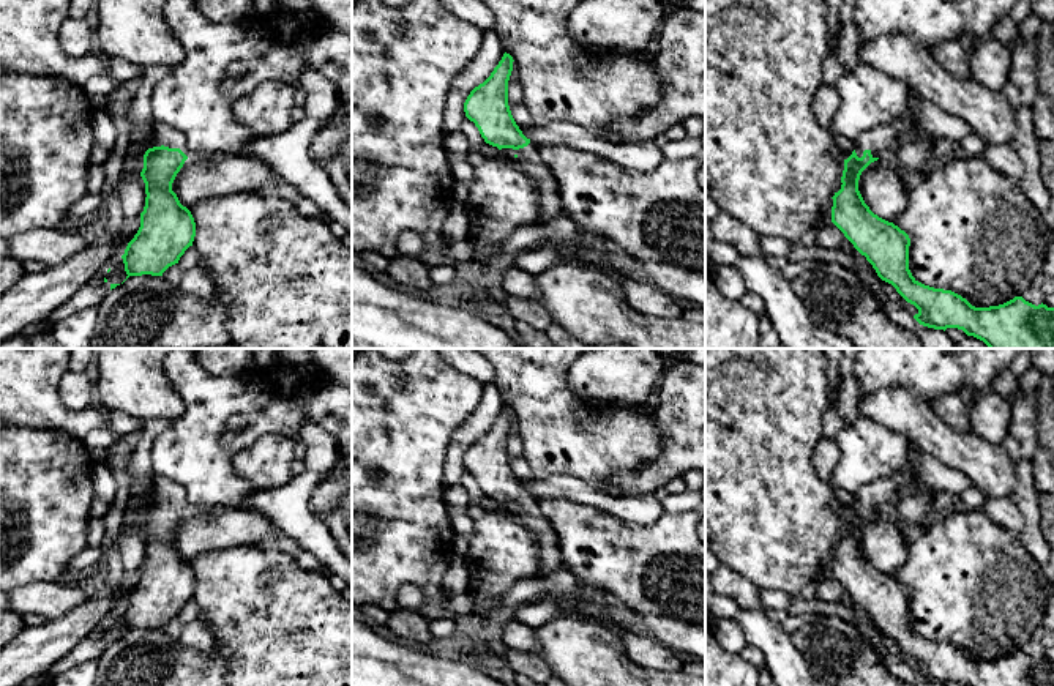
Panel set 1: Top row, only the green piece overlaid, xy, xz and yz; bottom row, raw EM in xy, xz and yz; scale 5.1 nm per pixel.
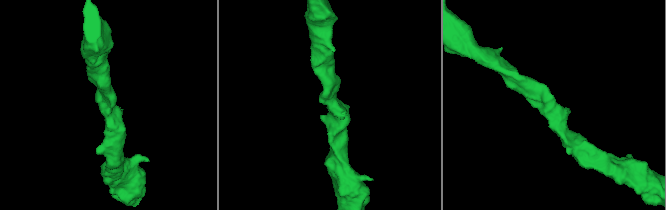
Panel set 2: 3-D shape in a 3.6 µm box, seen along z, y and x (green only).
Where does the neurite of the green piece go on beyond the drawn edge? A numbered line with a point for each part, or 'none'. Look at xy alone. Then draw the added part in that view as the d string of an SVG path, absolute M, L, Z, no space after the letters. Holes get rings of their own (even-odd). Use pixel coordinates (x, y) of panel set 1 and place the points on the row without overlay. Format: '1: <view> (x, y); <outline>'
1: xy (163, 488); M153 476L153 487L147 497L148 501L161 500L161 498L169 501L180 501L189 511L189 503L186 498L185 487L181 487L178 483L172 479Z

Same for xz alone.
1: xz (529, 513); M530 495L519 503L502 501L500 506L502 511L521 522L538 542L541 576L546 577L565 568L557 536L551 522L543 514L538 498Z

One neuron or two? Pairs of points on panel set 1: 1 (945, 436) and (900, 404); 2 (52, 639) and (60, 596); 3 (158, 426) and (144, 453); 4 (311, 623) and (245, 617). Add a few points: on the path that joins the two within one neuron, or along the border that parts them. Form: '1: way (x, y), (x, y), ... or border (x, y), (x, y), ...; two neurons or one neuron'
1: way (934, 436), (911, 415); one neuron
2: border (89, 596), (81, 604), (48, 620); two neurons
3: way (152, 432), (144, 447); one neuron
4: way (295, 623), (261, 623); one neuron

